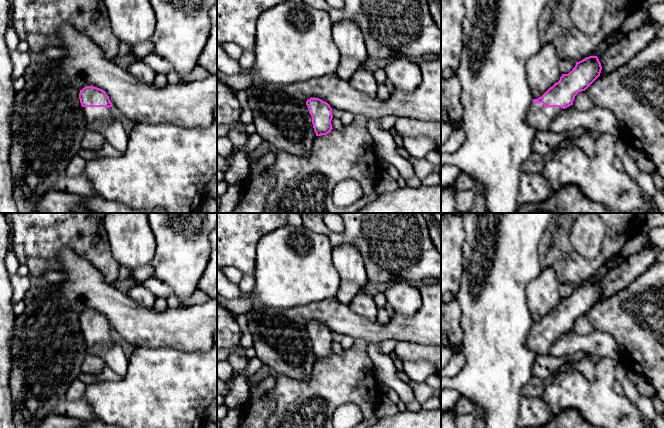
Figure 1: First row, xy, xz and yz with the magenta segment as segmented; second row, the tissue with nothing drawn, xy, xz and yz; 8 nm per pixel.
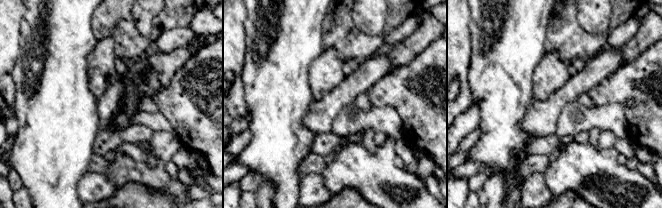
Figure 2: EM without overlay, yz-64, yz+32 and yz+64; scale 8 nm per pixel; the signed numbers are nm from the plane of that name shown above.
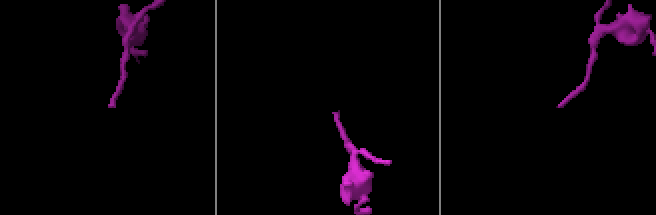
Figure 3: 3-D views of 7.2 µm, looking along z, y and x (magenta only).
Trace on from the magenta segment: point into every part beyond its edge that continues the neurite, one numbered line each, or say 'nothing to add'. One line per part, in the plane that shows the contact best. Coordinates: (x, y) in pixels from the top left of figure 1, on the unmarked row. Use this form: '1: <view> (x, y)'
1: yz (540, 341)

